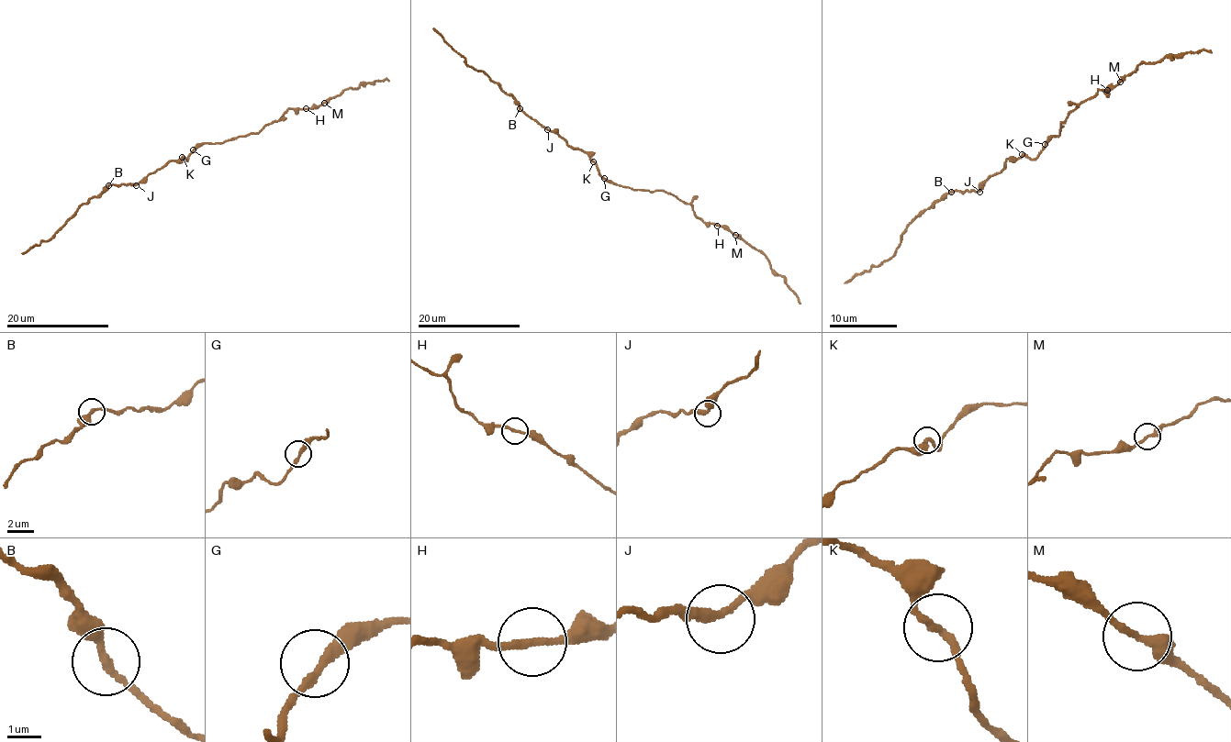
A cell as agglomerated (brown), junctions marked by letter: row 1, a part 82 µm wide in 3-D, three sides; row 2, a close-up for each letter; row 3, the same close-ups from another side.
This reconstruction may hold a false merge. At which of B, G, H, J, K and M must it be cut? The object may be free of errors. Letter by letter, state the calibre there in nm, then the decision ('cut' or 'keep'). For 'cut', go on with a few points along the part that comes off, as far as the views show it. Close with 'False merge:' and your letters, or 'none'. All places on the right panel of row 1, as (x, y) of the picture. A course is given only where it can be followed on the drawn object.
B: 220 nm thick; keep
G: 260 nm thick; keep
H: 200 nm thick; keep
J: 240 nm thick; keep
K: 240 nm thick; keep
M: 300 nm thick; keep
False merge: none

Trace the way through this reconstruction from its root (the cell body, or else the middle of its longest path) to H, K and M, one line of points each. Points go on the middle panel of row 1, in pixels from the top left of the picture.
H: (605, 178), (633, 190), (670, 192), (689, 204), (694, 214), (706, 223), (717, 226)
K: (605, 178), (593, 161)
M: (605, 178), (633, 190), (670, 192), (689, 204), (694, 214), (706, 223), (725, 226), (735, 234)

